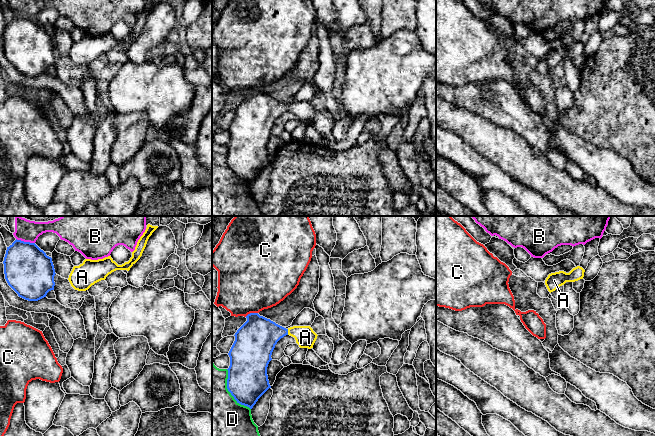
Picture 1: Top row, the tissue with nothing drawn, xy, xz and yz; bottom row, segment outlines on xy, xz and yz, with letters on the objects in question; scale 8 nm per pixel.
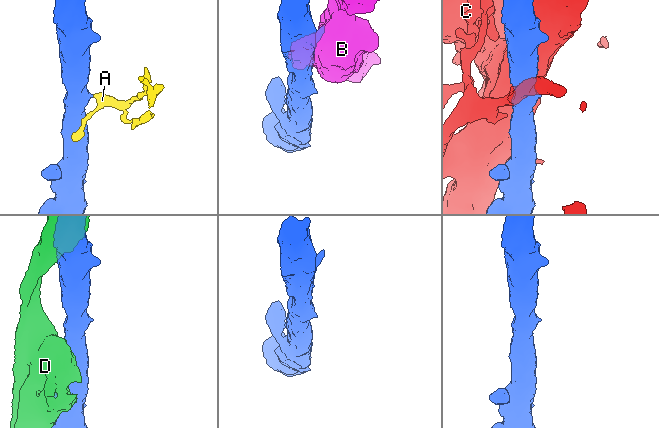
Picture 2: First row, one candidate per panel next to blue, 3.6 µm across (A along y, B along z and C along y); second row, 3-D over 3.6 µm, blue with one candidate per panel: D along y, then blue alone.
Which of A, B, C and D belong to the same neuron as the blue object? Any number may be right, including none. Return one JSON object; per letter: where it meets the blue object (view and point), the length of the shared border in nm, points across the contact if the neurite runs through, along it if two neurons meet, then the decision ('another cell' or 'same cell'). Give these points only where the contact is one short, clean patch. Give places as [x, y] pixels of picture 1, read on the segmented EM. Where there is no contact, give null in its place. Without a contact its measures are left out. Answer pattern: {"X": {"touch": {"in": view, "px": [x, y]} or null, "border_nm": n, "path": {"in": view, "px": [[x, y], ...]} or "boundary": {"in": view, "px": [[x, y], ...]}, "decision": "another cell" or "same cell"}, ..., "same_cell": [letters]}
{"A": {"touch": {"in": "xz", "px": [287, 332]}, "border_nm": 50, "path": {"in": "xz", "px": [[257, 337], [265, 333], [287, 332], [299, 332], [305, 337]]}, "decision": "same cell"}, "B": {"touch": {"in": "xy", "px": [25, 242]}, "border_nm": 160, "decision": "another cell"}, "C": {"touch": {"in": "xz", "px": [251, 313]}, "border_nm": 110, "decision": "another cell"}, "D": {"touch": {"in": "xz", "px": [229, 391]}, "border_nm": 380, "decision": "another cell"}, "same_cell": ["A"]}

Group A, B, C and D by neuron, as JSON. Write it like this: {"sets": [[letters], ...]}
{"sets": [["A"], ["B"], ["C"], ["D"]]}

